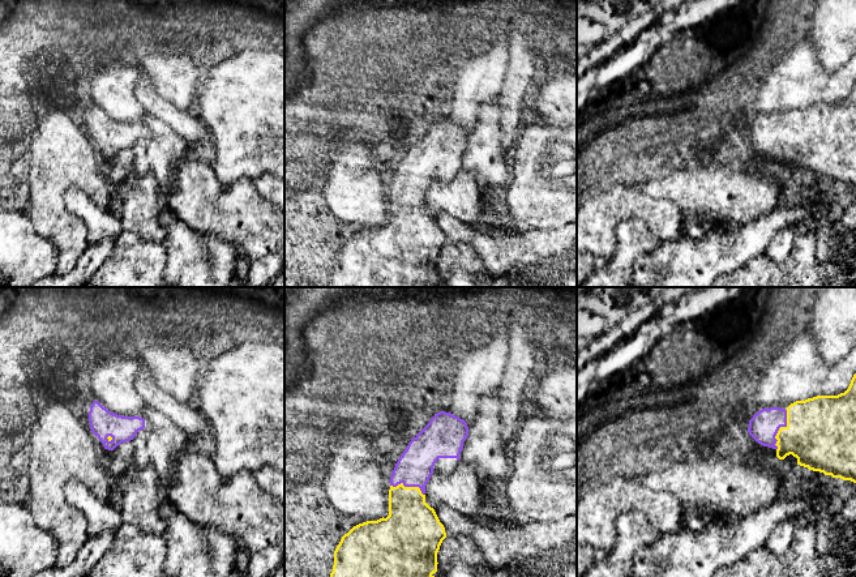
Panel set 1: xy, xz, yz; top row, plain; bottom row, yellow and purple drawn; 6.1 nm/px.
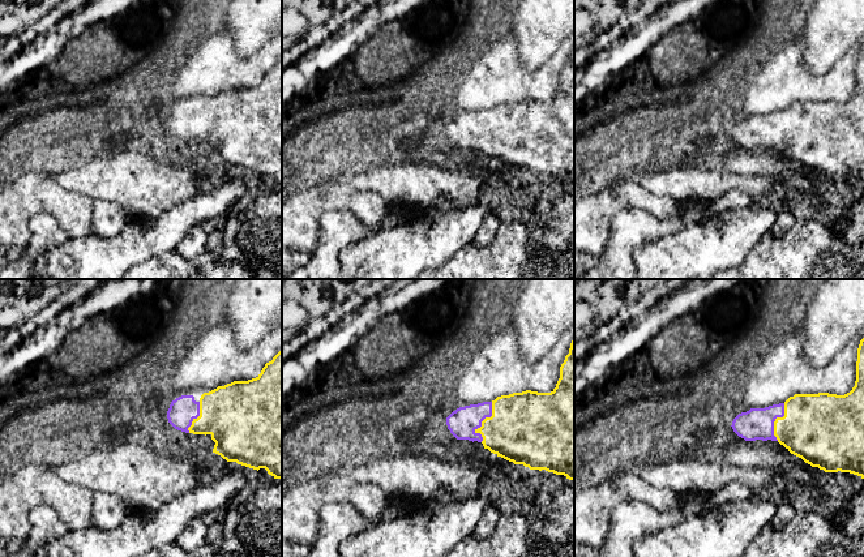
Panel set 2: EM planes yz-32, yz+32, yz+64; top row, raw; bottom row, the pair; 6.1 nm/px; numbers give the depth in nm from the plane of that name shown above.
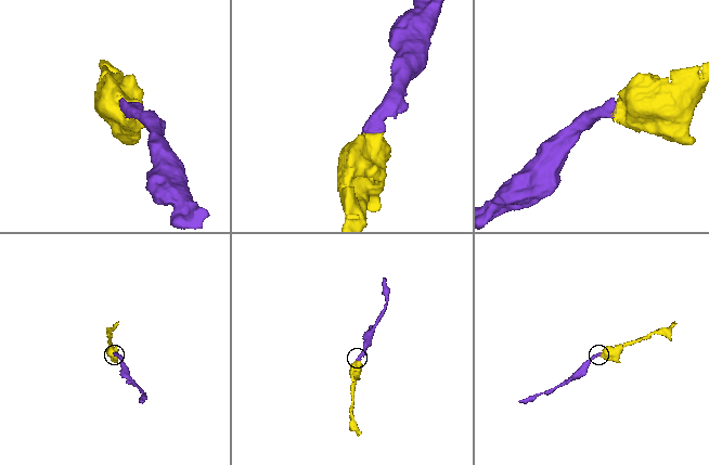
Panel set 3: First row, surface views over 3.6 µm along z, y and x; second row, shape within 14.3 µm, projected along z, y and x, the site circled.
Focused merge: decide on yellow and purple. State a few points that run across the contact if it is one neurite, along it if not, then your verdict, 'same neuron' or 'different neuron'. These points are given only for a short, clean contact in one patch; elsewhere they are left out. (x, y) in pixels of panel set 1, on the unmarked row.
line yz (820, 140), (786, 139), (779, 136), (764, 133); same neuron

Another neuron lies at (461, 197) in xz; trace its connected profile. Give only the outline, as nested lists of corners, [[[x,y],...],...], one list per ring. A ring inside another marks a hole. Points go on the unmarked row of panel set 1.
[[[465,170],[450,181],[433,180],[425,193],[425,204],[435,213],[448,213],[475,228],[483,227],[487,217],[475,178]]]

